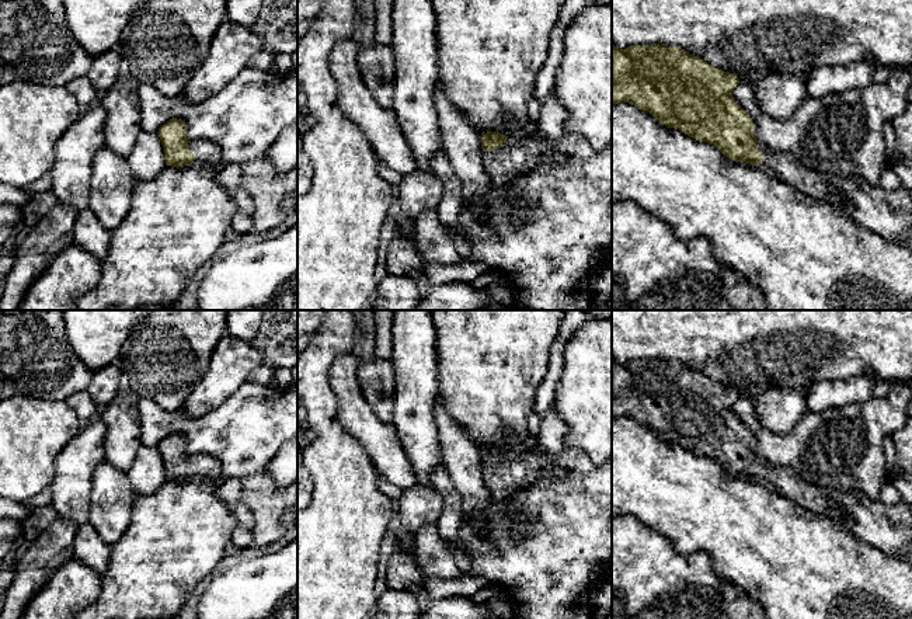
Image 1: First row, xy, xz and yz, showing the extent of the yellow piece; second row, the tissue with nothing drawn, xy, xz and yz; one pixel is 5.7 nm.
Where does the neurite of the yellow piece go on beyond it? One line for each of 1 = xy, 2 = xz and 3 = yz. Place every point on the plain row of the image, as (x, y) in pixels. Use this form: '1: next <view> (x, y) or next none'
1: next xy (208, 468)
2: next xz (519, 469)
3: next yz (789, 483)

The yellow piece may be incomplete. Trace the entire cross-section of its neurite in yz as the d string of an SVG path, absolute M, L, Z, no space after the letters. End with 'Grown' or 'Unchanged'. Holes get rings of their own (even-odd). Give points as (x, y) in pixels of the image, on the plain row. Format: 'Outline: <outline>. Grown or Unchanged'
Outline: M612 358L612 418L633 418L666 442L716 460L730 474L770 484L782 495L819 515L836 515L838 510L824 487L810 484L797 472L774 466L755 453L752 432L732 411L739 397L735 387L717 383L679 361L654 358L619 364Z. Grown

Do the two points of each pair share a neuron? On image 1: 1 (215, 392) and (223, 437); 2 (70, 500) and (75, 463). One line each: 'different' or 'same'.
1: different
2: same

